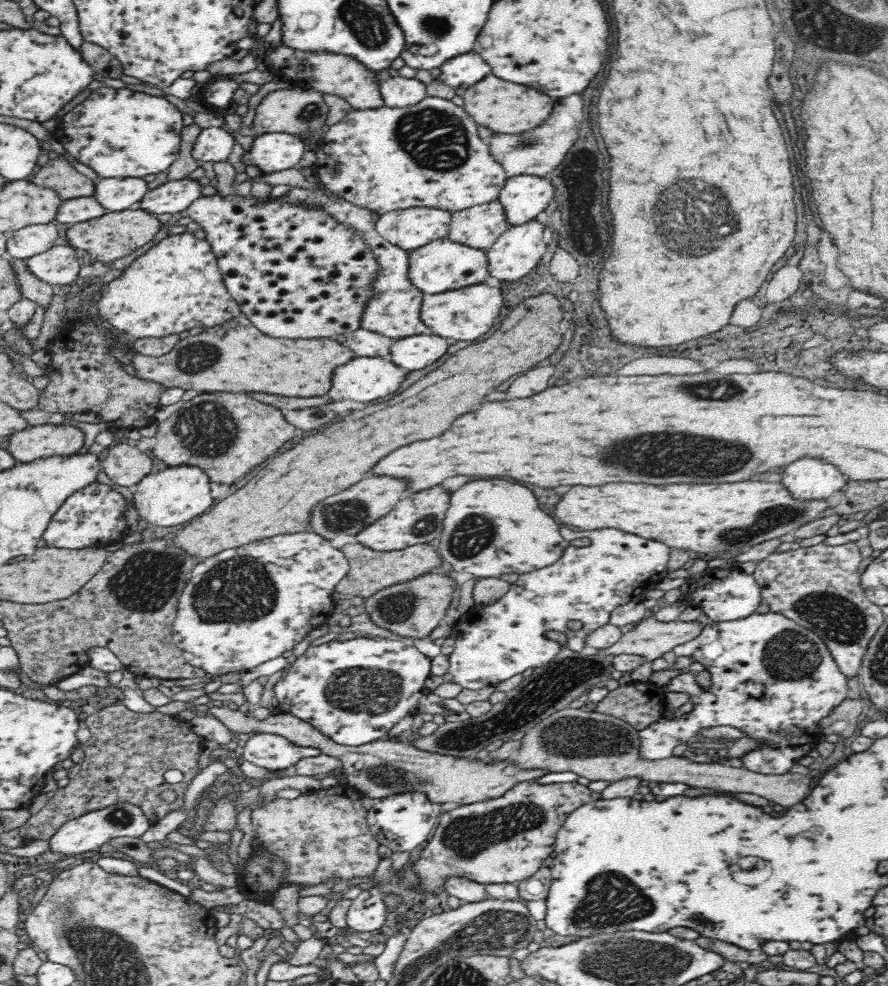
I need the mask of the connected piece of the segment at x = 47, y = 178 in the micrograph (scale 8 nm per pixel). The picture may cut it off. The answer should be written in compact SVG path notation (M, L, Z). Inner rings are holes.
M52 155L50 162L33 175L34 184L44 188L50 188L60 194L62 200L80 198L80 196L92 196L94 194L95 181L82 175L67 159Z

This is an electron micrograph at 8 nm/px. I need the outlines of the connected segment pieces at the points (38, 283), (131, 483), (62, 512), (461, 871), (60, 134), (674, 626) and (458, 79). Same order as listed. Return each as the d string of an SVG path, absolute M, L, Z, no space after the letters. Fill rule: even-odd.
M11 258L11 260L12 267L16 270L16 279L18 279L22 296L34 301L37 306L41 306L45 311L48 310L54 296L52 285L36 277L29 270L25 259Z
M124 440L109 449L106 460L101 463L101 469L120 486L134 489L140 480L156 471L152 460L145 452L140 452L134 443Z
M94 481L71 494L52 516L42 540L46 546L66 550L82 548L104 548L123 541L128 533L128 524L124 517L126 501L121 493L110 486Z
M534 780L520 782L510 788L504 796L474 802L474 804L458 805L453 810L445 811L425 846L421 859L415 869L422 880L421 890L439 893L444 889L444 882L452 876L470 878L479 884L516 884L532 877L544 860L555 850L557 832L564 824L569 813L582 804L588 804L602 798L601 793L592 792L584 785L574 782L556 784L536 784Z
M98 87L66 113L54 128L54 139L78 162L93 168L104 178L142 178L166 170L180 156L182 113L166 97L156 97L130 89Z
M649 614L647 618L624 630L620 640L607 650L599 652L609 658L617 654L637 654L653 661L677 644L697 637L705 625L694 621L662 622Z
M476 52L449 58L439 69L440 74L437 78L454 90L466 90L490 74L490 66Z

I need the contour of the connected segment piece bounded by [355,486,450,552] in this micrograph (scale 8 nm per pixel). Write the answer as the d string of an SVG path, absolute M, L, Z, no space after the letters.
M442 486L409 492L394 505L388 514L356 534L356 542L374 552L404 550L408 546L432 542L442 534L443 520L449 507L448 498L450 496L444 492Z

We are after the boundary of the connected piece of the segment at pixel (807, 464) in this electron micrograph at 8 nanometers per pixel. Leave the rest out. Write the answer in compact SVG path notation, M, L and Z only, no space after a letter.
M798 460L784 470L782 484L789 495L798 502L828 500L846 486L844 478L834 466L818 460Z

